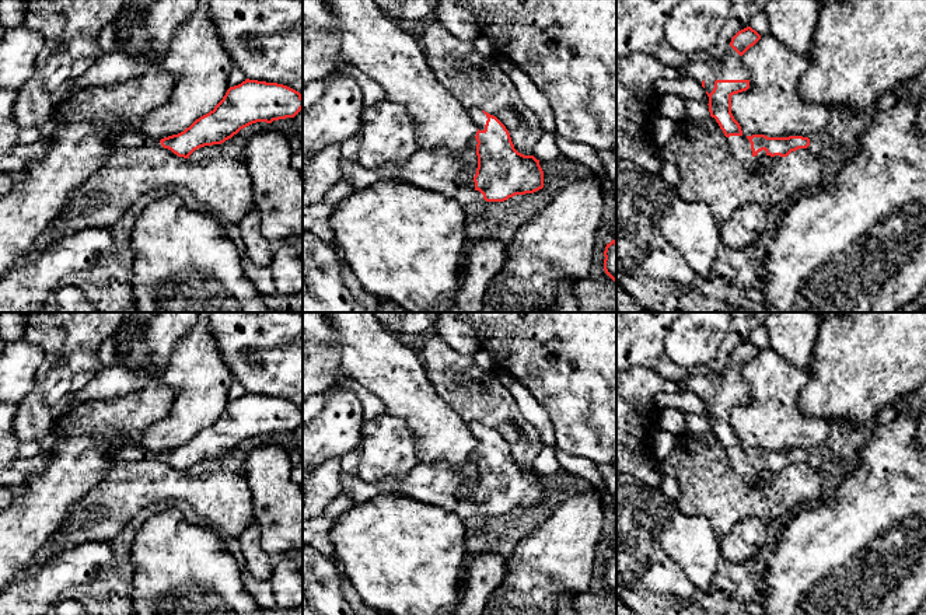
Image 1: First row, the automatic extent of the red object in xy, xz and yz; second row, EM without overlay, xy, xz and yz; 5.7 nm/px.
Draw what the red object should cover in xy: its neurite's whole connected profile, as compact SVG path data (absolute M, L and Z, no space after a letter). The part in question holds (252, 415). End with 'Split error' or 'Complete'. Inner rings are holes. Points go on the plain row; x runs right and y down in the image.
M247 392L230 401L213 424L196 433L178 448L151 452L139 445L120 444L111 451L115 461L164 461L178 471L205 459L221 458L241 443L256 437L294 431L303 423L303 408L277 396Z. Split error

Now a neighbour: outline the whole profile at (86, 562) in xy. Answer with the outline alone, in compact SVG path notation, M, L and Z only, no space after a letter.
M85 542L57 553L0 593L0 615L52 615L63 590L97 580L113 565L109 542Z

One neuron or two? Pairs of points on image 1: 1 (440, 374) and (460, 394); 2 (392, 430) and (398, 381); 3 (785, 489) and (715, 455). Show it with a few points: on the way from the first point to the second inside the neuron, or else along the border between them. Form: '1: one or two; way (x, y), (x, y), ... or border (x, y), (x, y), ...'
1: one; way (444, 378), (455, 390)
2: two; border (387, 413), (402, 419), (408, 425), (415, 443)
3: one; way (765, 492), (743, 492), (726, 475)

